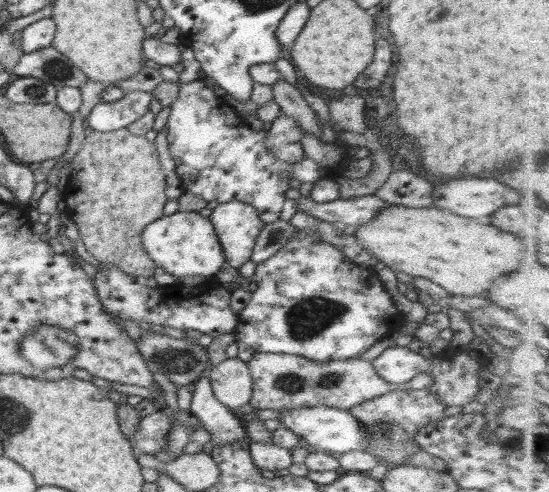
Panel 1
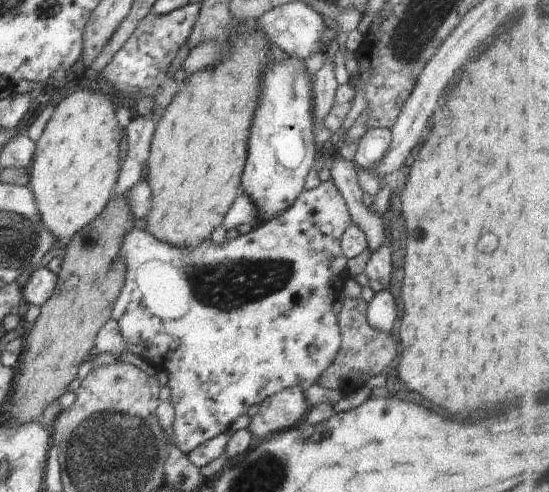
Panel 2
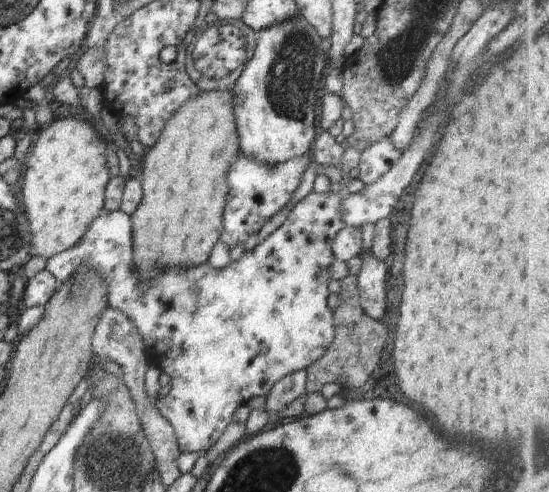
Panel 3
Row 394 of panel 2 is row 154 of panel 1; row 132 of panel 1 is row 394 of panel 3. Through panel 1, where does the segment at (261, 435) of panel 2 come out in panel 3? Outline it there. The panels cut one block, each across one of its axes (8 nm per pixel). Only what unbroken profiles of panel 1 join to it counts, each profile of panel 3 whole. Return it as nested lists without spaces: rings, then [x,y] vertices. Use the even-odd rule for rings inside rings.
[[[306,370],[296,371],[272,386],[271,391],[265,396],[266,404],[263,408],[272,423],[278,419],[280,411],[307,393],[306,377]]]

